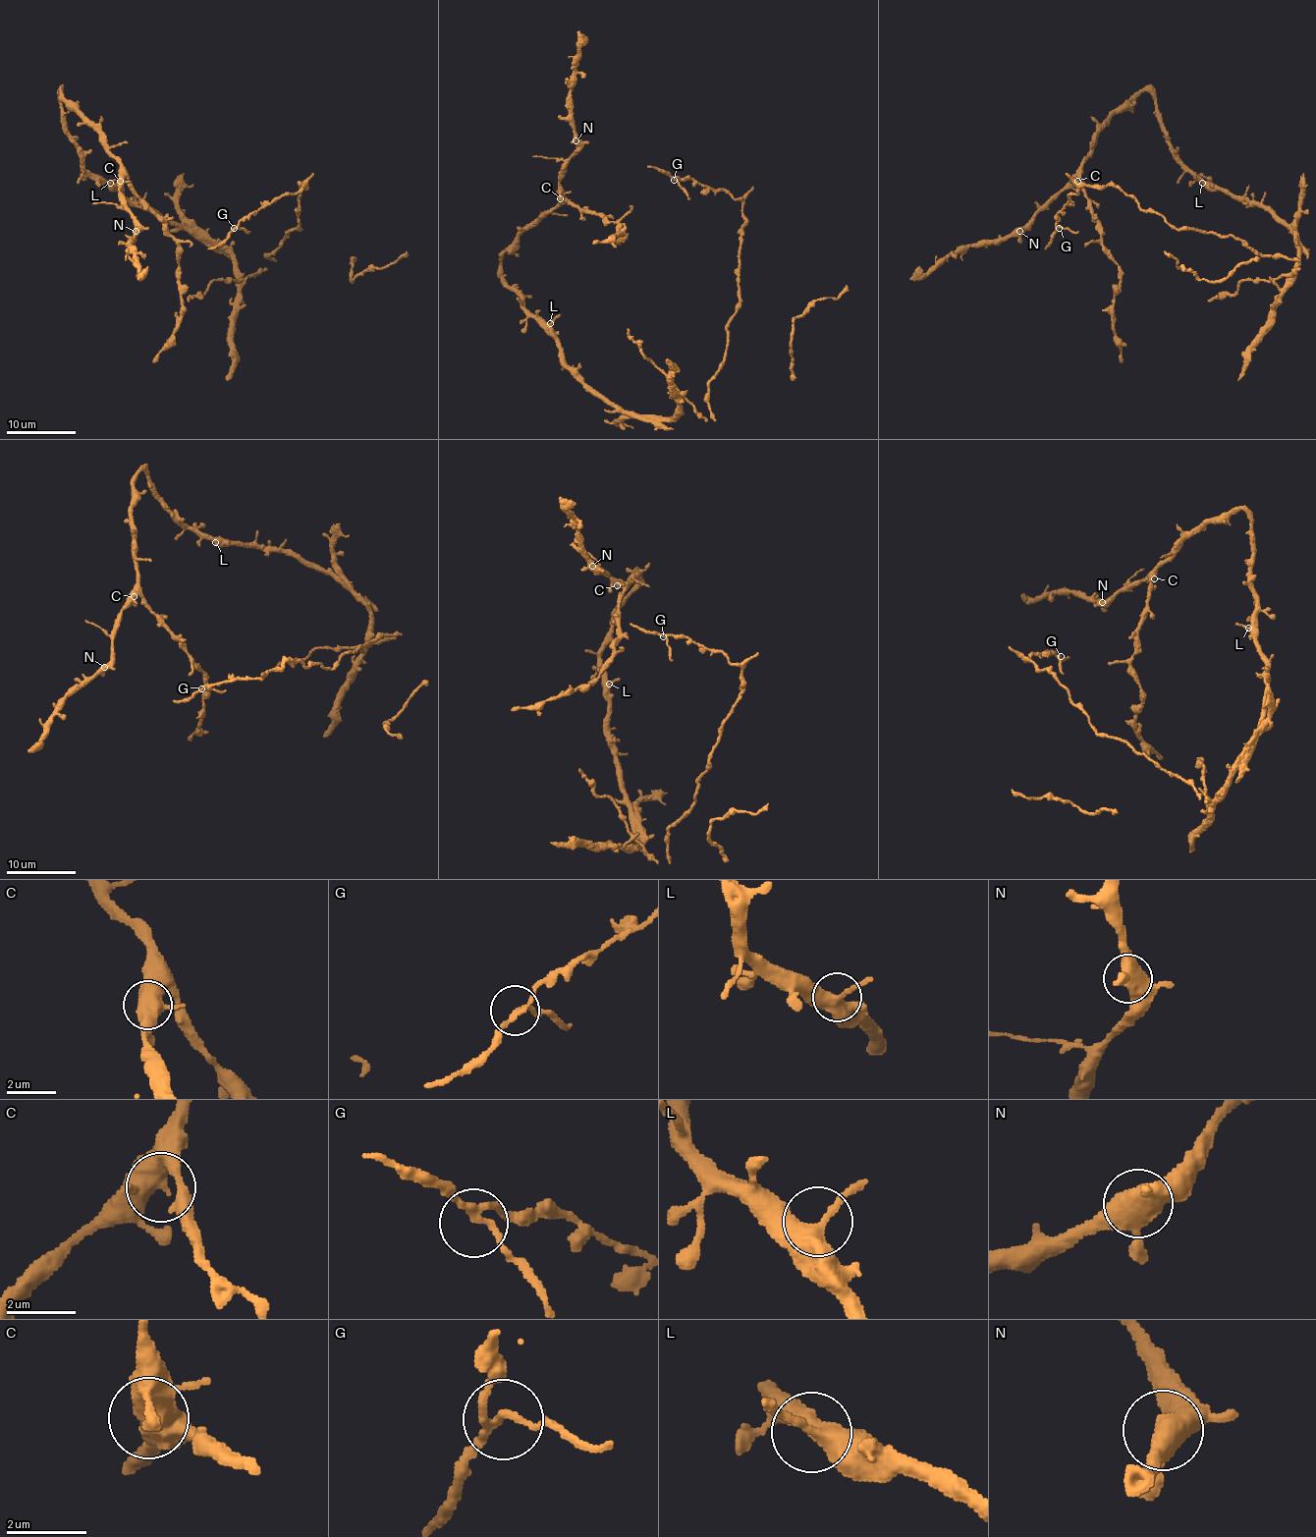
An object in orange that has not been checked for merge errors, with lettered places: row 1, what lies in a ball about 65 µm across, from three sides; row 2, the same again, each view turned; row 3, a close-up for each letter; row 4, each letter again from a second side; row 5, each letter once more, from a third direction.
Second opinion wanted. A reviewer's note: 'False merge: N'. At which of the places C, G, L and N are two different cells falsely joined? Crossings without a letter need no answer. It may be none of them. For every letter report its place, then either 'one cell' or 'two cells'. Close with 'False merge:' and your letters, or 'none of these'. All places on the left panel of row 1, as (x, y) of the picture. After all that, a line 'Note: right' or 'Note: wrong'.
C: at (120, 181); one cell
G: at (234, 228); one cell
L: at (110, 183); one cell
N: at (136, 231); one cell
False merge: none of these
Note: wrong

